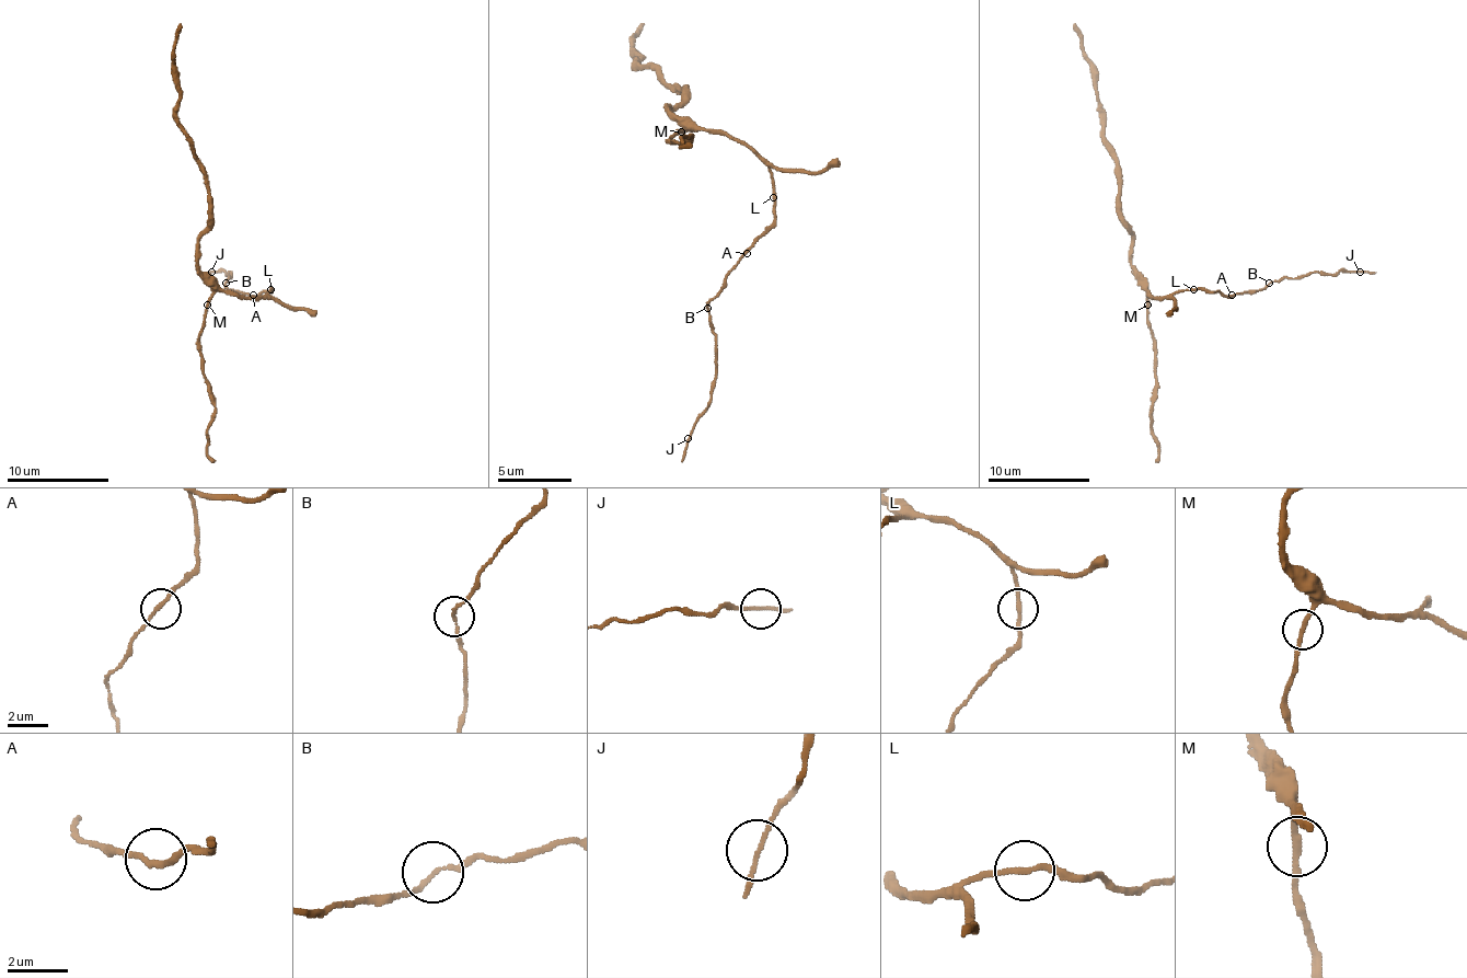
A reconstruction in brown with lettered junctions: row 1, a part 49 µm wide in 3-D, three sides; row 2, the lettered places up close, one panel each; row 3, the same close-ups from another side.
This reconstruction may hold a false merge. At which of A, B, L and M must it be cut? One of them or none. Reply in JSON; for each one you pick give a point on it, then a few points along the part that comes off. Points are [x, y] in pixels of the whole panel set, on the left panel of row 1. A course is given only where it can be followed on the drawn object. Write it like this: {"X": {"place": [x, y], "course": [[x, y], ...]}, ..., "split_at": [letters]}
{"split_at": []}

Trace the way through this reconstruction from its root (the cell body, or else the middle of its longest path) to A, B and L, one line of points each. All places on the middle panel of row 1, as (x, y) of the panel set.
A: (692, 130), (714, 130), (736, 138), (770, 168), (773, 219), (770, 230), (747, 253)
B: (692, 130), (714, 130), (743, 141), (770, 168), (773, 182), (773, 219), (770, 230), (740, 261), (706, 309)
L: (692, 130), (714, 130), (743, 141), (770, 168), (773, 197)

